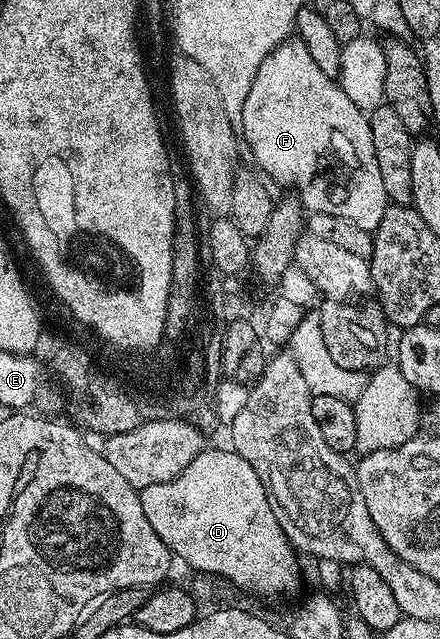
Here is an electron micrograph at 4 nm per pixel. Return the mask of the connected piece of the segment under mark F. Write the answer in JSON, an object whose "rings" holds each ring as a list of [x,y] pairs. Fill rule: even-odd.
{"rings":[[[299,38],[283,40],[258,66],[238,128],[256,159],[255,167],[261,173],[289,172],[288,180],[309,213],[334,214],[375,233],[390,201],[374,158],[368,116],[310,58]]]}

